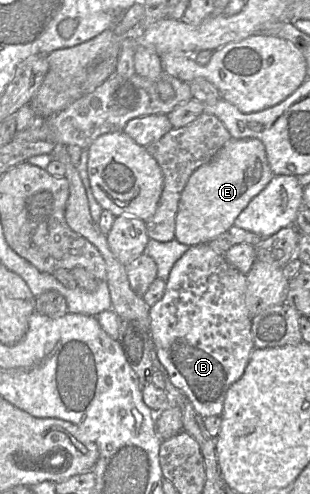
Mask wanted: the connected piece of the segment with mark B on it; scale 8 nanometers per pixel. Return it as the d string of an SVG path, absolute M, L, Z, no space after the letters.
M208 244L195 245L190 247L183 256L174 264L169 278L166 281L166 289L163 297L150 308L150 331L157 357L167 371L170 381L179 389L191 402L194 410L202 417L220 416L223 412L223 404L229 387L242 377L249 362L251 353L255 349L250 319L246 304L246 275L231 266L225 259L224 254L213 250Z

